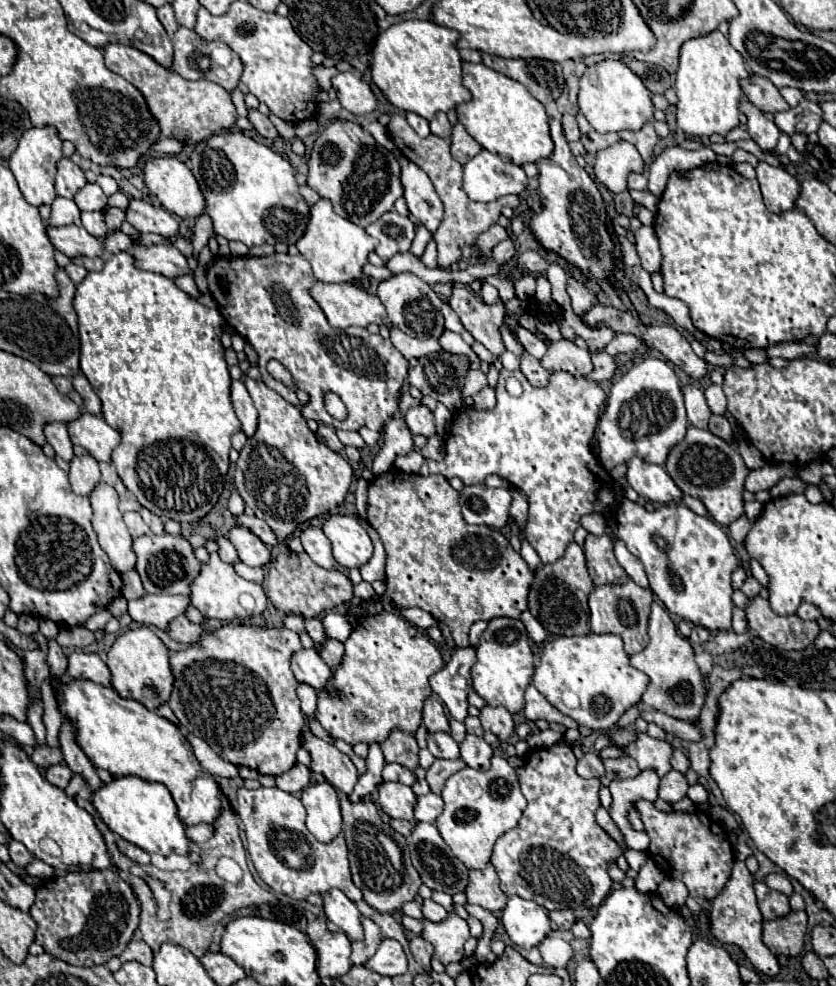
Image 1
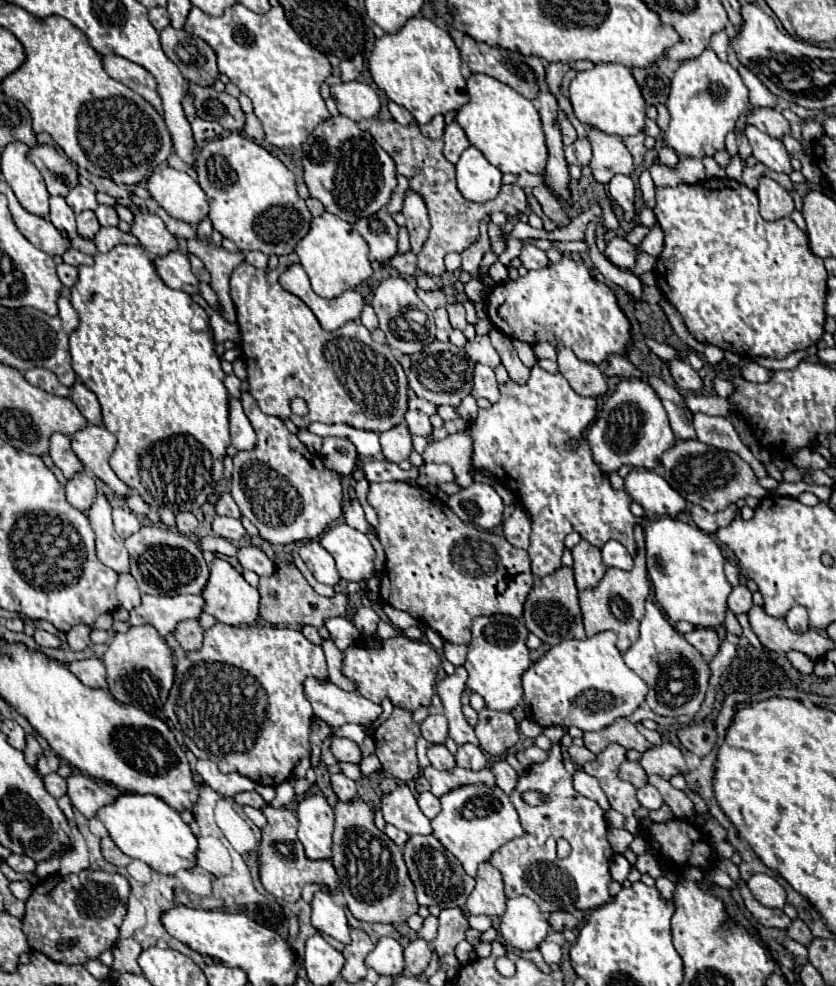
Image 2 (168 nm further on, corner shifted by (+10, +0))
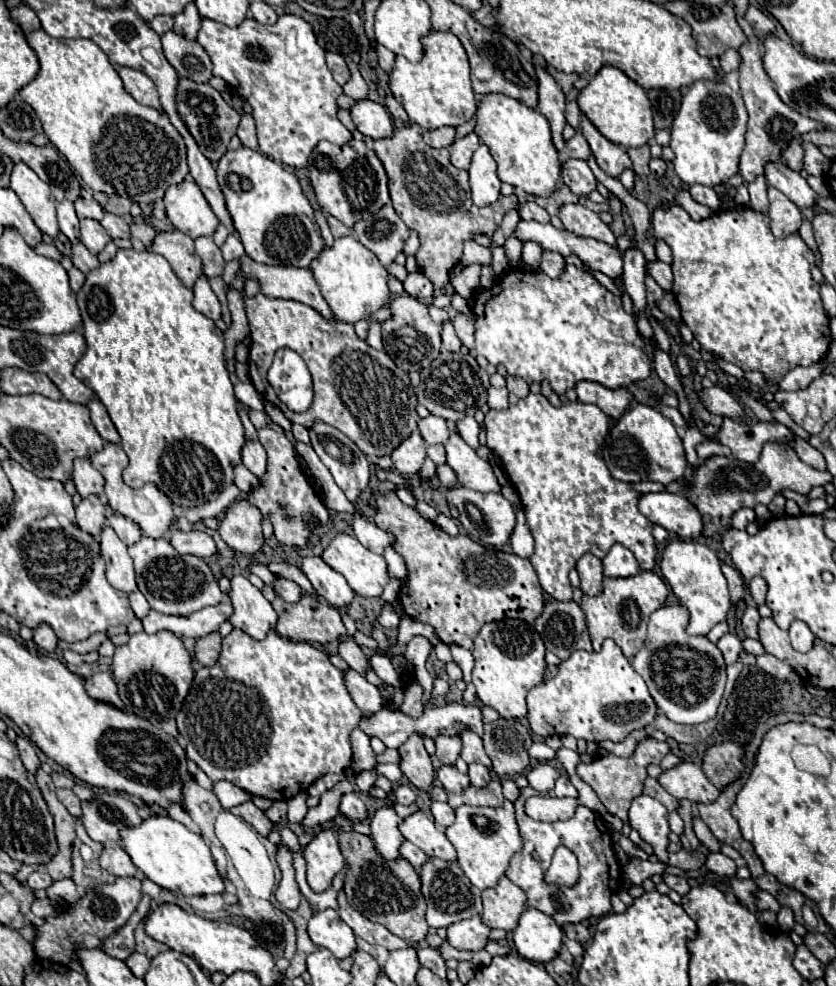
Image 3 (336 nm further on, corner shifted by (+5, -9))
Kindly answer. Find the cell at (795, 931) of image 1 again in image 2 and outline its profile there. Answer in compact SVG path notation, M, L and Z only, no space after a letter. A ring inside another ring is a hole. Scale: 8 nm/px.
M799 917L791 923L791 927L787 929L787 933L789 933L789 937L791 937L791 939L799 941L799 943L801 943L801 945L805 945L805 947L813 941L813 935L811 935L809 927L807 927Z

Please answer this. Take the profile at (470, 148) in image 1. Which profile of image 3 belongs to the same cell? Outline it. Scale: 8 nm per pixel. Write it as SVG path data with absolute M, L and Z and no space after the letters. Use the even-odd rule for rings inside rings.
M472 132L472 134L466 134L464 138L456 140L452 146L450 146L450 162L456 166L456 168L462 168L462 170L468 170L470 166L470 160L472 160L472 154L474 150L480 146L478 142L478 136Z

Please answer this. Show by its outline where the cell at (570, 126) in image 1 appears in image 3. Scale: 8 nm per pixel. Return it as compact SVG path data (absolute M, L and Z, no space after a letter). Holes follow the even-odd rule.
M576 132L576 134L566 142L566 146L568 146L570 158L582 158L582 160L588 160L588 156L590 156L590 146L588 146L586 138L584 138L580 132Z

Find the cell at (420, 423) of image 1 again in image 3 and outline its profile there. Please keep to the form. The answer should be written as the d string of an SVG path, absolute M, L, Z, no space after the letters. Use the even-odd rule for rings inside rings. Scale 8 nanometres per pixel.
M428 416L418 420L418 428L426 444L446 444L448 440L448 426L446 420L442 420L440 416Z

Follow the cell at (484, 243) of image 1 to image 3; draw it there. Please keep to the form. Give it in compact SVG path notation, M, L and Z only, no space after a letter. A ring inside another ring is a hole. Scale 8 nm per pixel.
M478 264L466 266L466 268L452 280L452 286L454 286L456 294L464 296L466 300L474 300L474 296L480 292L480 266L478 266Z

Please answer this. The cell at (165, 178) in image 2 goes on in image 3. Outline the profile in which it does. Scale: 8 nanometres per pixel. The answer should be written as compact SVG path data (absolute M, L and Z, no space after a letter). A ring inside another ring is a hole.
M192 180L170 186L164 196L164 206L172 226L190 238L212 236L220 224L202 190Z

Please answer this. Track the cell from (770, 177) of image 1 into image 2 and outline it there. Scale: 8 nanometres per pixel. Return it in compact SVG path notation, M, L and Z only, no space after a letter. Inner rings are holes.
M761 177L757 195L759 195L761 217L765 221L777 221L777 219L783 219L783 217L791 217L791 213L793 213L793 199L773 179Z

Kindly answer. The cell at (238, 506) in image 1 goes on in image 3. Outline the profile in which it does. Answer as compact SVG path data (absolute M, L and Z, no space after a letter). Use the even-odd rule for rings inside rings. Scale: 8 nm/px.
M244 498L230 504L218 532L230 548L246 554L258 552L264 544L260 510L250 506Z

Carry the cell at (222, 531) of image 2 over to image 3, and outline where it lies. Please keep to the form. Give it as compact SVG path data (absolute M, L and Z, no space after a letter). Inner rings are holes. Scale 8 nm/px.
M192 530L192 532L172 532L172 546L182 554L194 554L198 558L208 558L218 552L214 538L208 532Z

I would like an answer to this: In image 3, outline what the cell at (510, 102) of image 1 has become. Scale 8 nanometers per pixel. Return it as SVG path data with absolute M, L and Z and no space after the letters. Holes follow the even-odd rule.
M486 94L478 102L474 132L480 136L480 142L490 148L502 182L542 198L556 190L556 180L560 176L558 152L552 144L548 120L538 110L504 94Z

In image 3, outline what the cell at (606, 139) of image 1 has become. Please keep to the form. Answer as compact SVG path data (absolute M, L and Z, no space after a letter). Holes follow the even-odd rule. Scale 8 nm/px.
M568 158L562 164L562 178L564 178L564 182L570 186L570 190L574 194L586 196L596 188L596 178L594 178L592 170L588 168L588 164L584 160Z

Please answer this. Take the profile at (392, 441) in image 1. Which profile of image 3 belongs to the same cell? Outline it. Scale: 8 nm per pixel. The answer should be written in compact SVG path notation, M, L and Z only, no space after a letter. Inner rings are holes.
M412 432L392 454L394 468L404 476L414 476L420 472L424 458L426 458L426 442L422 440L420 432Z

